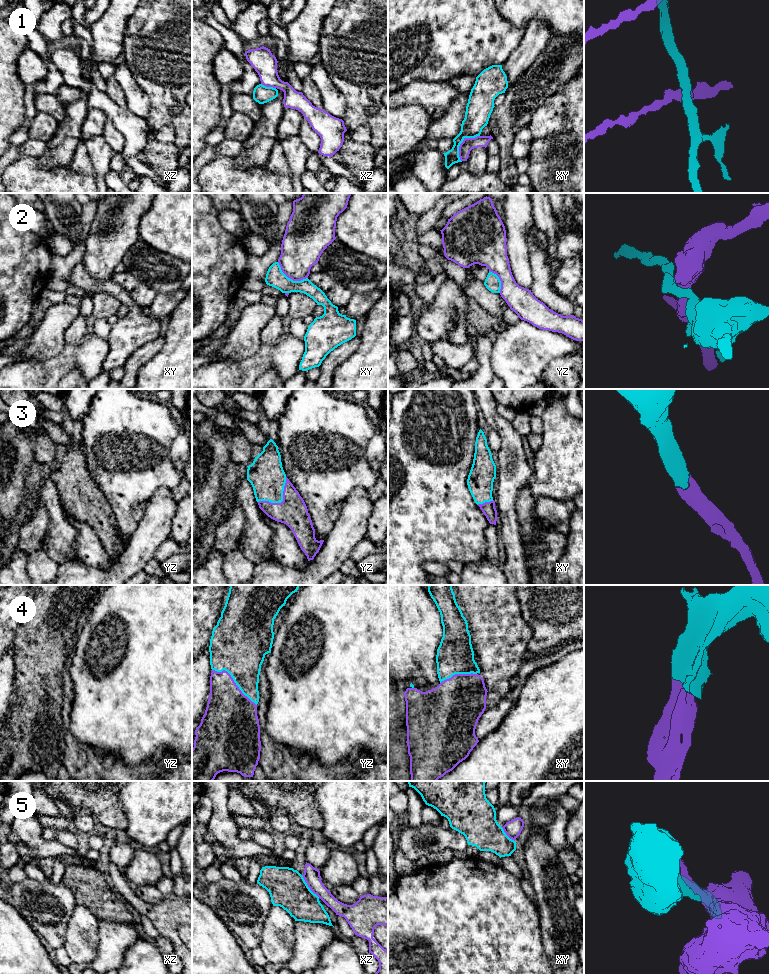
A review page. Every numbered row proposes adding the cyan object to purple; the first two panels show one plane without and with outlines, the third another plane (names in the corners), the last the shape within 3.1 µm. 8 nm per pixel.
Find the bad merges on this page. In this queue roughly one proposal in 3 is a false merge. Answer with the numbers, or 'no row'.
1, 2, 5

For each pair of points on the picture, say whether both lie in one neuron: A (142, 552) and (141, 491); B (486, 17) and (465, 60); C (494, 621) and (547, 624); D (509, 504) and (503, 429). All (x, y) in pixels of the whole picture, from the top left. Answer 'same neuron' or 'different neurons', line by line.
A: different neurons
B: same neuron
C: different neurons
D: same neuron

